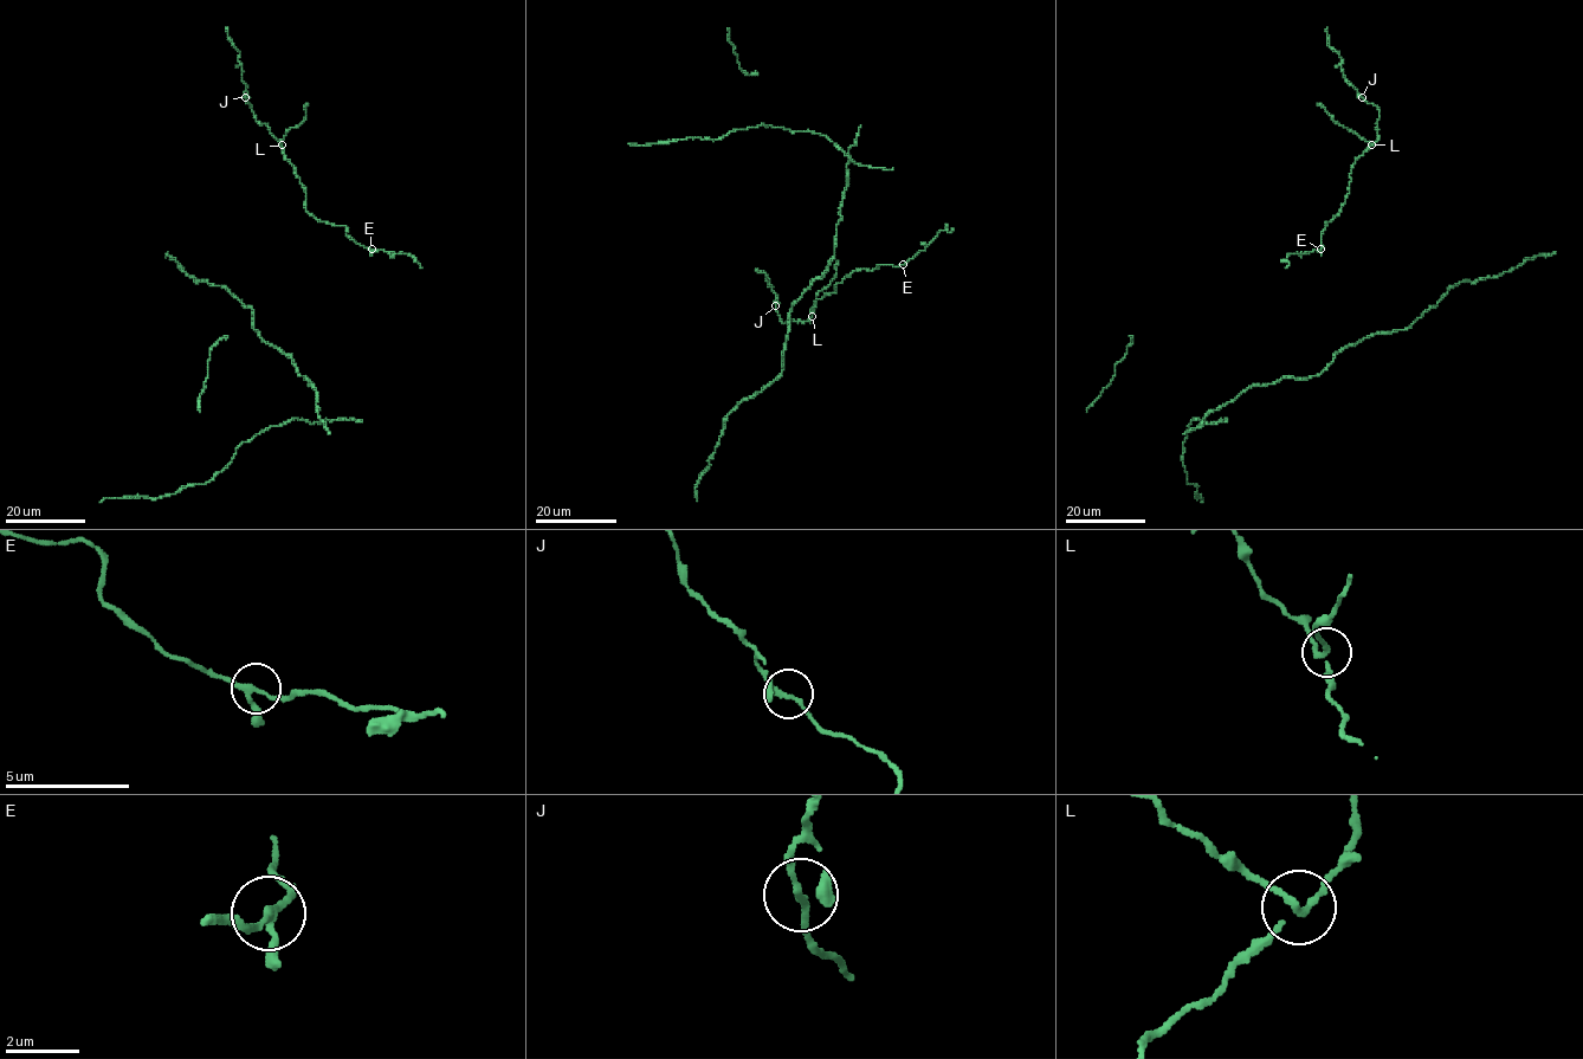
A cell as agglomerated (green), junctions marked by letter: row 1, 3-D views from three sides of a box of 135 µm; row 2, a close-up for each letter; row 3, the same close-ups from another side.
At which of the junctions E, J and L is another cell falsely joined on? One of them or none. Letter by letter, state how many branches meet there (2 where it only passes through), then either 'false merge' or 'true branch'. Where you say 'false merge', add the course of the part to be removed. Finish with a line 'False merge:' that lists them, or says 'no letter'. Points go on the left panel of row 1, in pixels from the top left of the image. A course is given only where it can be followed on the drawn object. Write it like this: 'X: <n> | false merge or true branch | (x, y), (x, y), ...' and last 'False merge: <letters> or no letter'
E: 3 | true branch
J: 3 | true branch
L: 3 | false merge | (282, 144), (280, 141), (286, 131), (305, 117), (308, 103)
False merge: L

